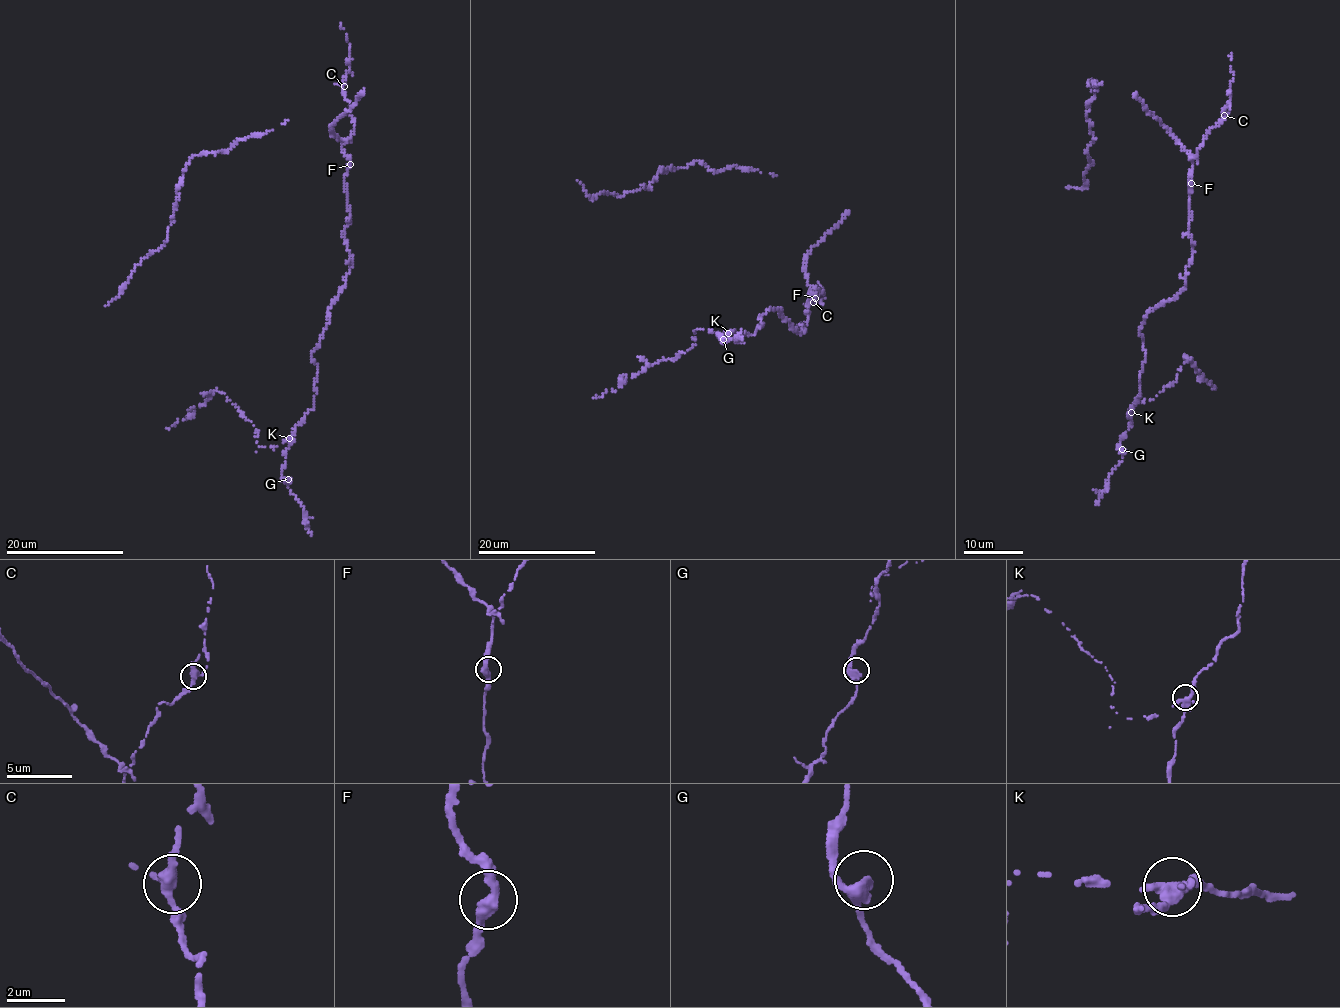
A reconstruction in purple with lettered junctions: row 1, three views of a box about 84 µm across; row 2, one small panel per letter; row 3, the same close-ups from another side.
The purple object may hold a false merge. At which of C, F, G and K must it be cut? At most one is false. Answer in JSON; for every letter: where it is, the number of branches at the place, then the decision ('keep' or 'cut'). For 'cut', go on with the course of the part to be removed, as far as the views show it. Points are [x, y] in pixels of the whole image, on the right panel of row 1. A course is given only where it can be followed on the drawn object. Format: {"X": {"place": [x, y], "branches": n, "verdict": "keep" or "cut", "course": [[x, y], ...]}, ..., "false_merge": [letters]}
{"C": {"place": [1224, 115], "branches": 2, "verdict": "keep"}, "F": {"place": [1191, 183], "branches": 2, "verdict": "keep"}, "G": {"place": [1122, 449], "branches": 2, "verdict": "keep"}, "K": {"place": [1131, 412], "branches": 2, "verdict": "cut", "course": [[1130, 413], [1130, 408], [1154, 399], [1172, 383], [1187, 361], [1210, 382], [1213, 389]]}, "false_merge": ["K"]}

